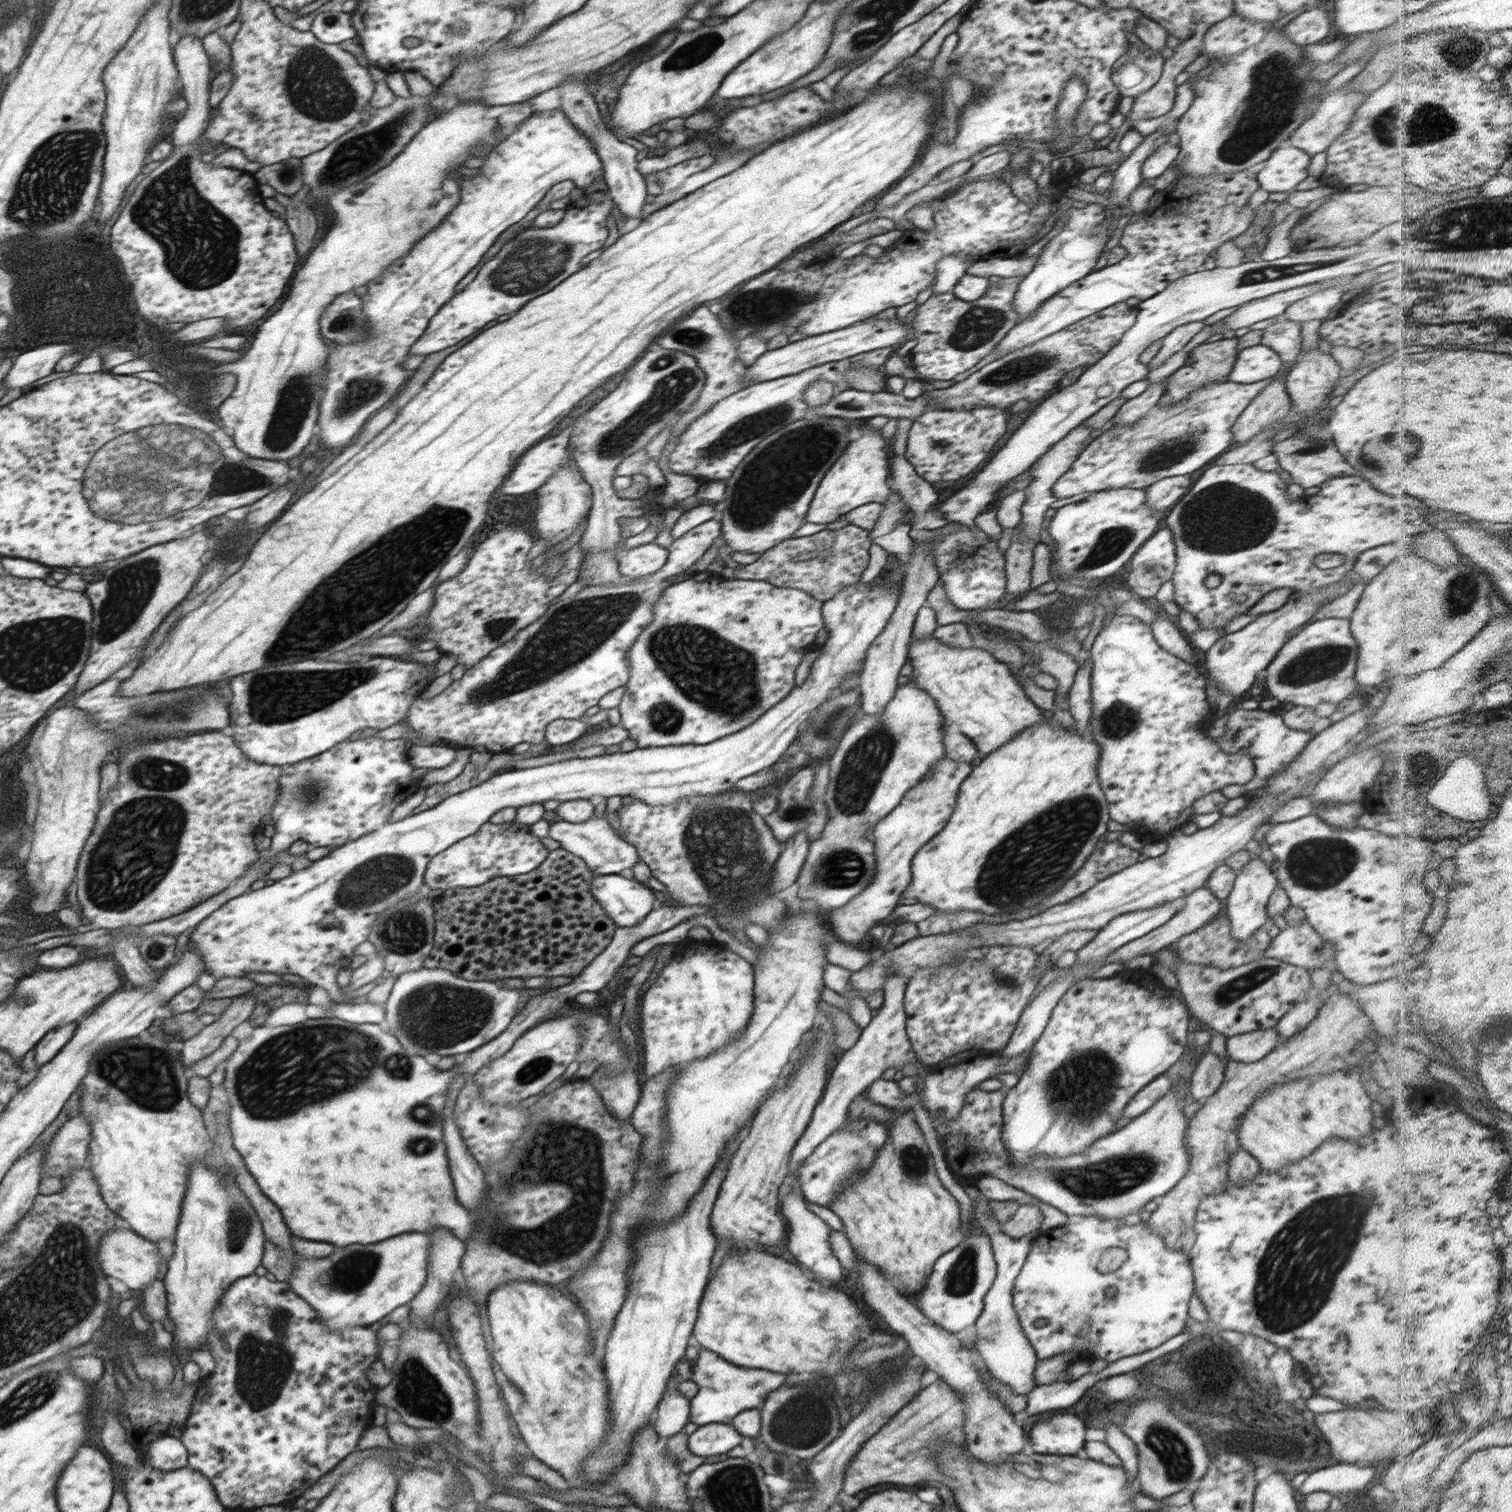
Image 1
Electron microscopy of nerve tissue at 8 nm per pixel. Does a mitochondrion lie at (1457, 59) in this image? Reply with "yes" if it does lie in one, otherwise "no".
yes

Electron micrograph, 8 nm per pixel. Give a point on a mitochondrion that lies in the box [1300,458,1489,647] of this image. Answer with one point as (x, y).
(1459, 597)

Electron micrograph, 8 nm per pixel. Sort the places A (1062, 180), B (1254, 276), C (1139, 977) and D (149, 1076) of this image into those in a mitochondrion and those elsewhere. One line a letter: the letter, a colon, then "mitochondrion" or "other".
A: other
B: mitochondrion
C: other
D: mitochondrion

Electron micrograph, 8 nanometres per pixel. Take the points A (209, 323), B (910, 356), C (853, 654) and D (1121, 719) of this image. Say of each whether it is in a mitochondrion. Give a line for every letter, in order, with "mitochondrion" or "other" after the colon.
A: other
B: other
C: other
D: mitochondrion

